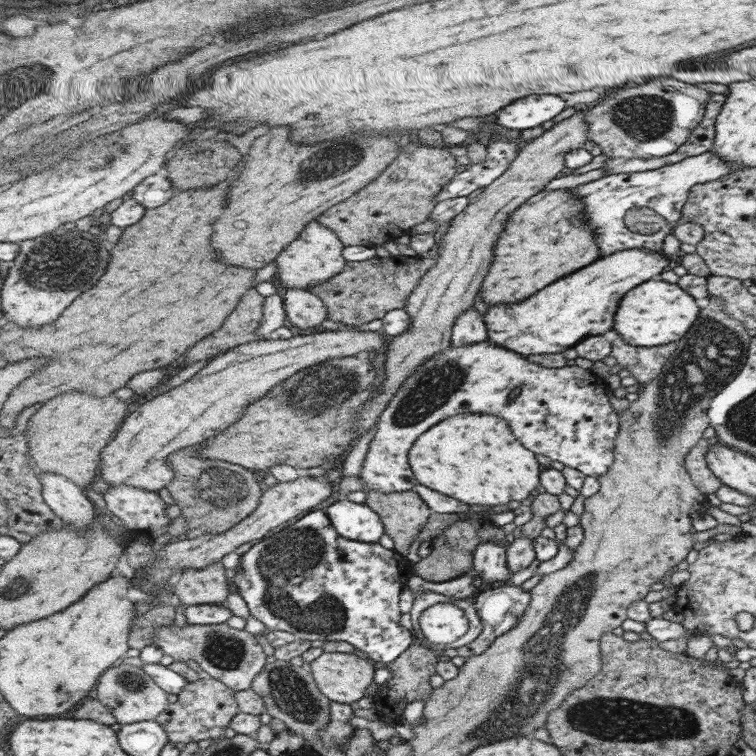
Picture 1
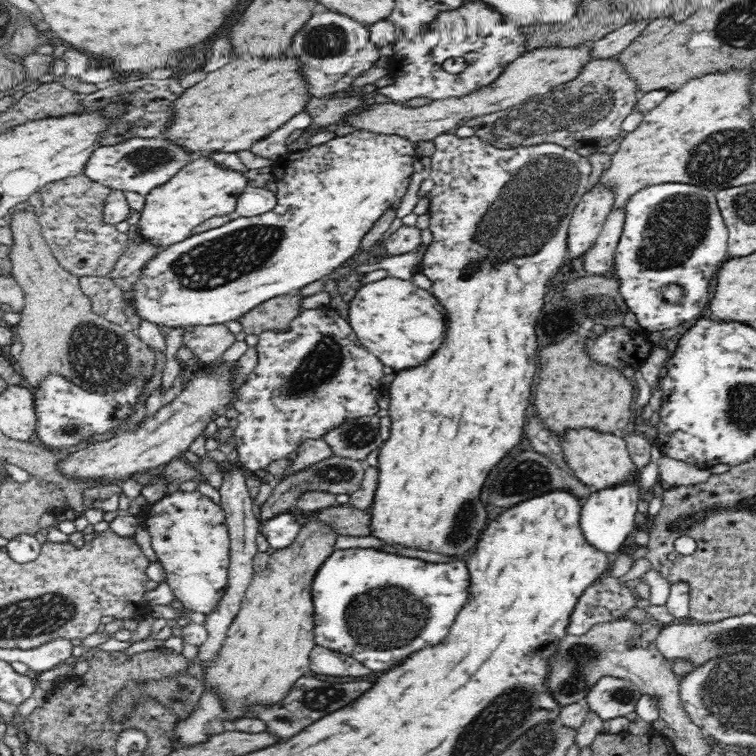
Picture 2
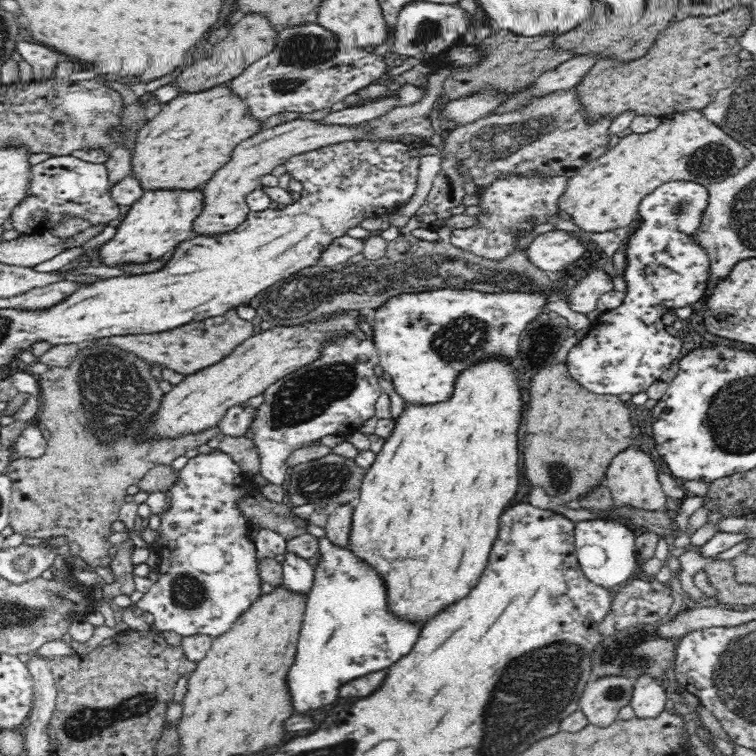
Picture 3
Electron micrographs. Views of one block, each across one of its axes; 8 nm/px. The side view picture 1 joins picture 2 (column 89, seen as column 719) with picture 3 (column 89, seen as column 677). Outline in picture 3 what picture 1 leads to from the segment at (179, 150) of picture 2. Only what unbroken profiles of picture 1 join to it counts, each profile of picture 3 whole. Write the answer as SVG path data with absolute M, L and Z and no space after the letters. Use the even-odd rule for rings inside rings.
M56 155L30 168L31 192L13 211L14 229L22 235L50 231L62 216L76 216L91 224L111 224L122 219L124 210L114 203L109 191L109 172L105 163L86 162L68 155Z

